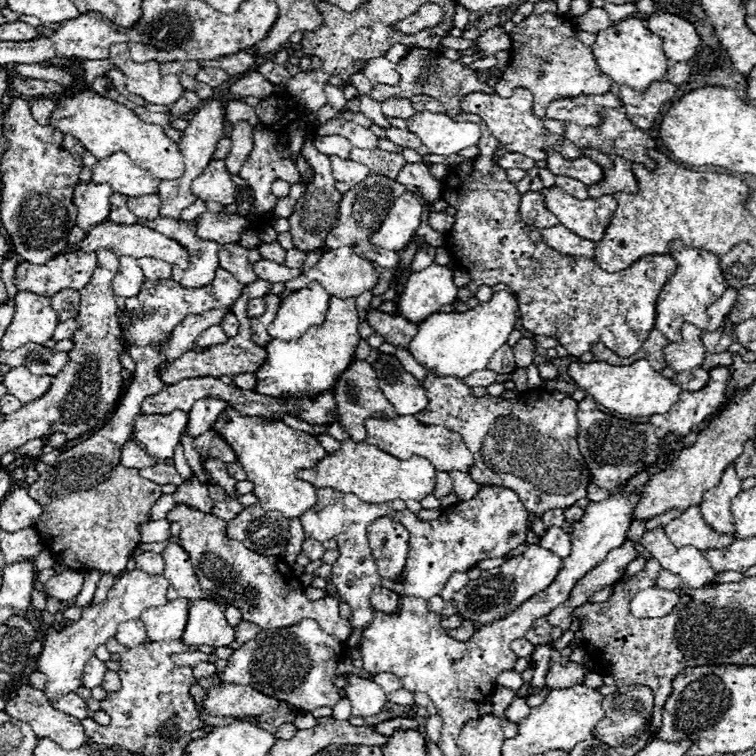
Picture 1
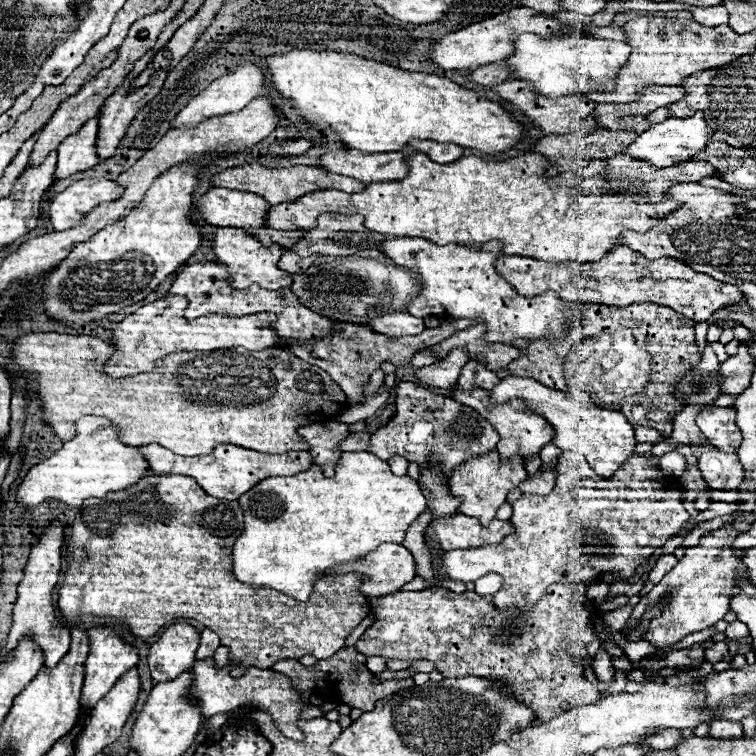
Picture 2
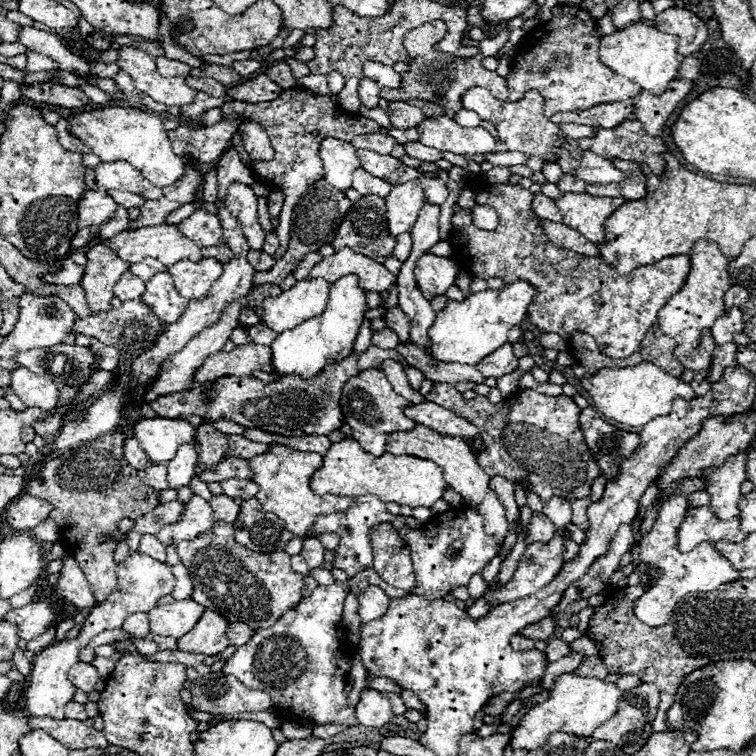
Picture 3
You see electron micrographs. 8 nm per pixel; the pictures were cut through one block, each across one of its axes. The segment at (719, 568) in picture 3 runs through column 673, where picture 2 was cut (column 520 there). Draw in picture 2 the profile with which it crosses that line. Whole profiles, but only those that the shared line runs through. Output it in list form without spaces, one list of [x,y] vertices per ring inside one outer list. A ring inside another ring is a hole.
[[[570,451],[558,456],[556,472],[556,484],[548,496],[520,496],[512,504],[514,536],[506,536],[500,544],[442,552],[434,564],[434,578],[466,584],[490,572],[502,574],[502,587],[492,603],[499,609],[524,610],[540,602],[550,584],[590,584],[602,582],[602,576],[614,576],[610,584],[632,582],[634,570],[690,518],[682,492],[672,484],[674,478],[666,478],[636,452],[612,478],[598,476],[582,454]]]

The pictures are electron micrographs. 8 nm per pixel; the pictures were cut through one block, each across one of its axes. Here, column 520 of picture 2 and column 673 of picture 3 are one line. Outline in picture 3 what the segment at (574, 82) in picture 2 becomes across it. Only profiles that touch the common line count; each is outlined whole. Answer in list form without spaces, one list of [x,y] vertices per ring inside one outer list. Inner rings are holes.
[[[636,22],[626,26],[624,30],[600,38],[600,60],[614,72],[636,82],[642,90],[648,90],[652,94],[662,94],[668,82],[678,78],[678,68],[682,58],[678,54],[678,36],[670,36],[658,32],[654,26]]]

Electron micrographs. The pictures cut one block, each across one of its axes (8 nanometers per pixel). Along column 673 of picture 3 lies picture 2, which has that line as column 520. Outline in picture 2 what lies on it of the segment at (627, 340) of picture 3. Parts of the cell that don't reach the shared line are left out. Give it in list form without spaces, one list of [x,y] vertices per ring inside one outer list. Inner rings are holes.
[[[614,246],[598,262],[542,262],[524,256],[500,256],[496,260],[496,272],[510,282],[524,298],[540,296],[544,292],[556,292],[566,302],[592,302],[604,306],[624,308],[636,302],[652,302],[670,306],[694,322],[708,320],[716,310],[738,304],[742,292],[734,284],[724,284],[708,274],[692,272],[686,264],[672,258],[648,260],[628,246]]]

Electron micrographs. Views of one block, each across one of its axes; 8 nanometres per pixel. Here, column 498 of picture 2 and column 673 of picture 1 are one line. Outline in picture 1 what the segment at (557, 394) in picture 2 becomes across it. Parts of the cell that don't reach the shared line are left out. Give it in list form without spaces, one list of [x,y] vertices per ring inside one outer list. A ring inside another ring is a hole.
[[[638,360],[630,366],[610,366],[606,362],[572,362],[568,366],[568,376],[594,398],[596,404],[602,404],[614,412],[630,416],[652,416],[664,414],[676,404],[682,388],[670,378],[664,378],[652,368],[648,360]]]

